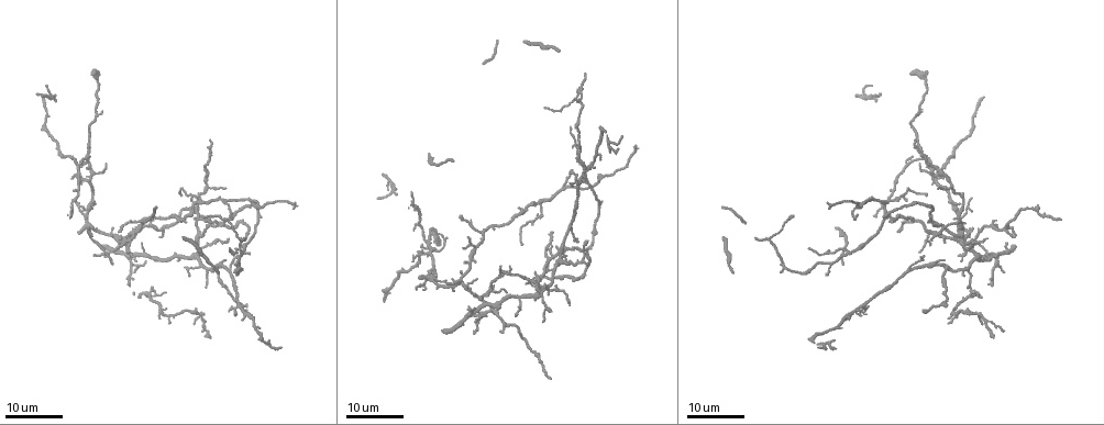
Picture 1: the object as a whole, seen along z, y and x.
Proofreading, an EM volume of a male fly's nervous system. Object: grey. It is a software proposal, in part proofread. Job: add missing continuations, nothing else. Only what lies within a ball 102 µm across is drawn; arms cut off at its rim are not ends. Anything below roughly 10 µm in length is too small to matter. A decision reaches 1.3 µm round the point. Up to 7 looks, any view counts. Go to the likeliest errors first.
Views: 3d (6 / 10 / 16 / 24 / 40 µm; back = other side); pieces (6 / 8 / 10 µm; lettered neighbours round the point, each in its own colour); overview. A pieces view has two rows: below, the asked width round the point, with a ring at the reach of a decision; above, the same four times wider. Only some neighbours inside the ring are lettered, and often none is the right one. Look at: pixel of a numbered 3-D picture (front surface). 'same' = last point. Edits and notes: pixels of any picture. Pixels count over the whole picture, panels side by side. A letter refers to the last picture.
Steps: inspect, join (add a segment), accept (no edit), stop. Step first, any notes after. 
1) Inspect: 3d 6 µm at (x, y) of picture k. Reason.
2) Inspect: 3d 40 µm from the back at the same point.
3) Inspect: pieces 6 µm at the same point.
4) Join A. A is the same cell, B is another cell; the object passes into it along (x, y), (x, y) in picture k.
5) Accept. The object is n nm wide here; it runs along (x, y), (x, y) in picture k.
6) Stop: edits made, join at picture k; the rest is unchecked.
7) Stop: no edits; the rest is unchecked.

Inspect: 3d 16 µm at (570, 306) of picture 1. Tapers out.

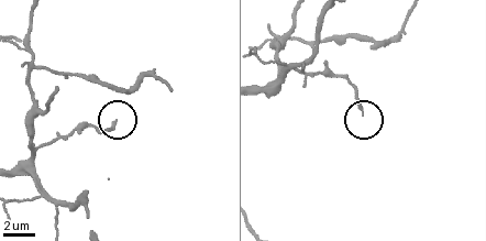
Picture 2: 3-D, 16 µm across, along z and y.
Inspect: pieces 8 µm at (361, 111) of picture 2.

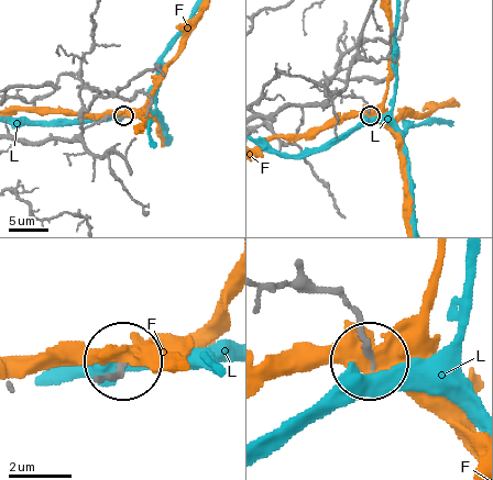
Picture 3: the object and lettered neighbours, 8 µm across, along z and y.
Accept. F and L are other cells; it runs along (264, 282), (336, 292), (357, 321), (366, 358) in picture 3; no lettered segment goes on from it.

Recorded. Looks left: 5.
Inspect: 3d 16 µm at (551, 378) of picture 1. Long arm stops here.

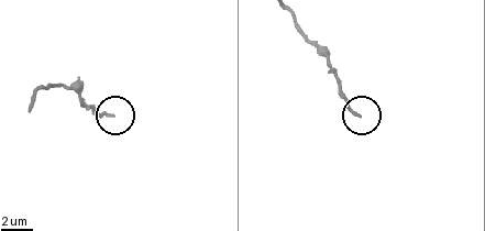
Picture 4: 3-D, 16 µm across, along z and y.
Inspect: pieces 8 µm at (358, 115) of picture 4. See the neighbours.

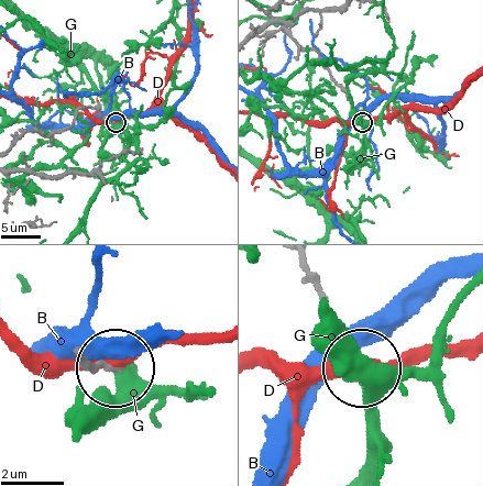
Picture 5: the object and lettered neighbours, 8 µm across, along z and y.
Accept. B, D and G are other cells; it runs along (26, 132), (47, 136), (66, 129), (84, 107), (114, 121) in picture 5; none of them fits.

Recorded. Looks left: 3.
Inspect: 3d 16 µm at (997, 254) of picture 1. An open end.

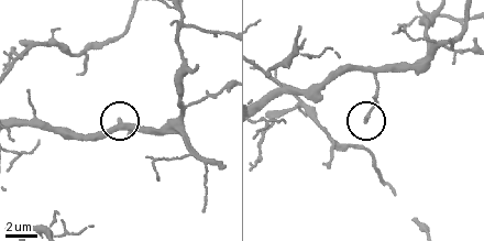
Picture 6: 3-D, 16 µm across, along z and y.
Inspect: pieces 6 µm at (119, 120) of picture 6. What lies round it.

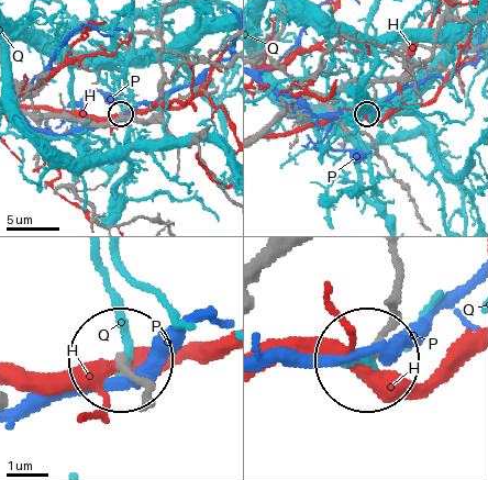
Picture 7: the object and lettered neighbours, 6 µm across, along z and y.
Accept. H, P and Q are other cells; it runs along (181, 66), (162, 87), (158, 112), (126, 123), (121, 113) in picture 7; none of them fits.

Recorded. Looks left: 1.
Stop: no edits; the rest is unchecked.

